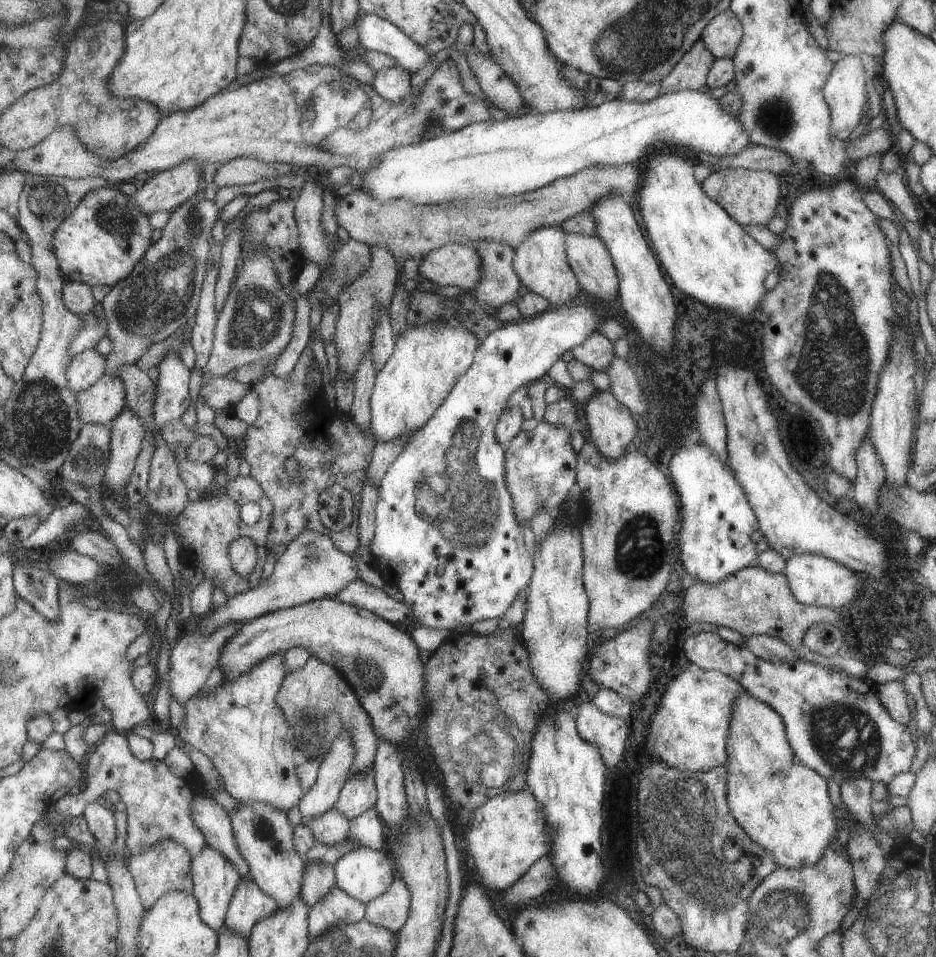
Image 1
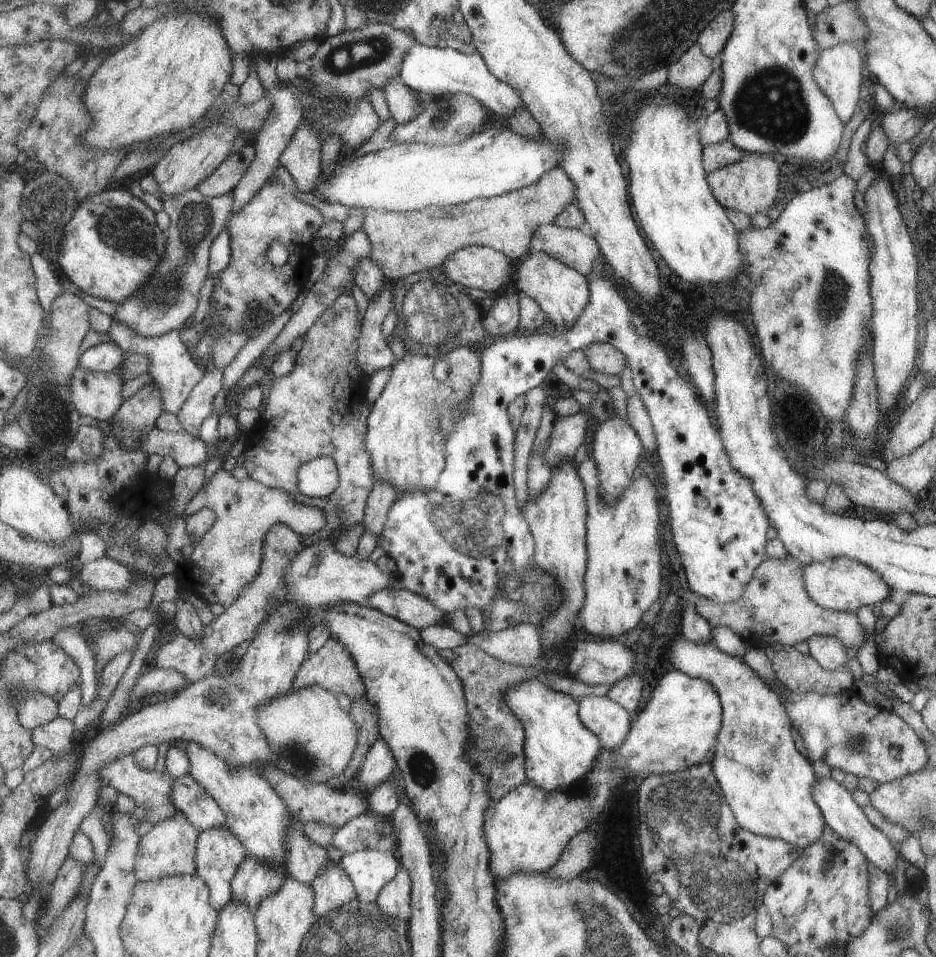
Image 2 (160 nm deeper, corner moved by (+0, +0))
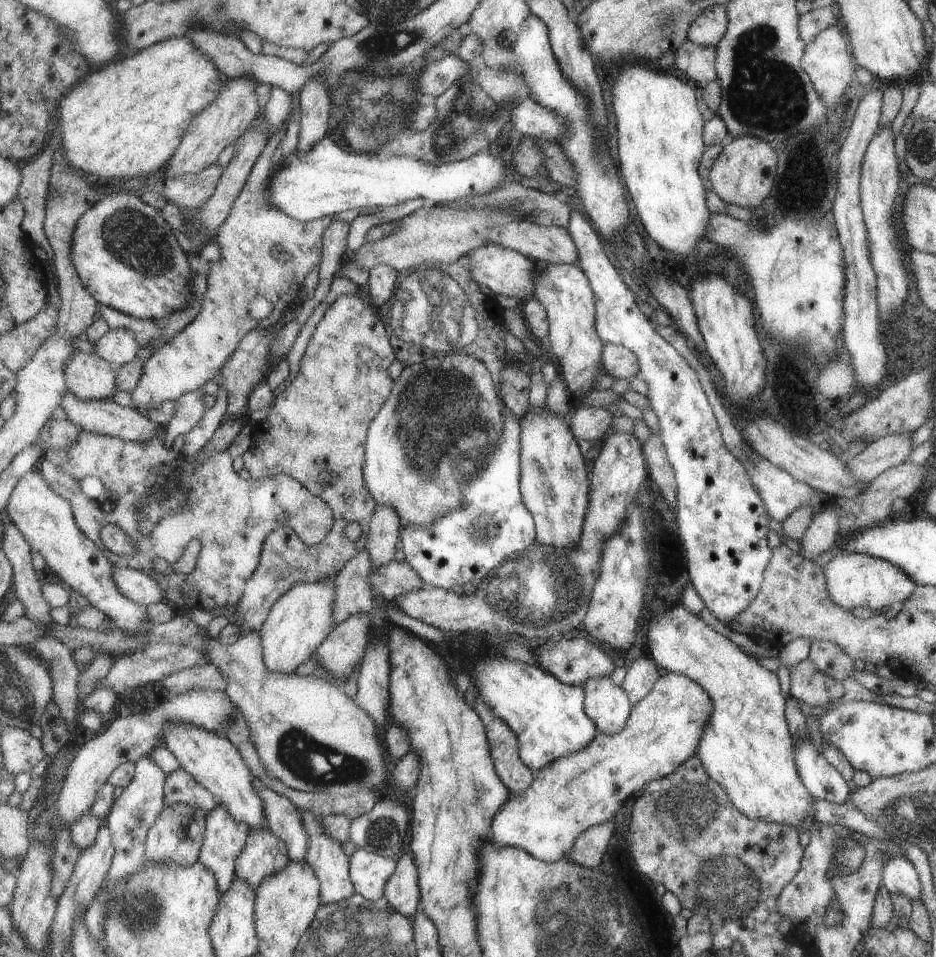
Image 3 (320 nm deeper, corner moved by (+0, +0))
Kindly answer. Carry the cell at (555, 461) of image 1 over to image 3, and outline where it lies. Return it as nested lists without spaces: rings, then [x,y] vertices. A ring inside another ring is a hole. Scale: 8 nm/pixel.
[[[577,401],[574,412],[570,416],[571,434],[579,441],[586,440],[589,442],[599,438],[599,434],[603,436],[611,424],[611,414],[605,411],[603,407],[581,408]]]

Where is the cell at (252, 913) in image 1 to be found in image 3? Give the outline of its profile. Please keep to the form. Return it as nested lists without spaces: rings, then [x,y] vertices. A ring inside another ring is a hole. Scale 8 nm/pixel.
[[[269,827],[250,830],[246,848],[236,861],[236,878],[249,882],[256,890],[267,880],[290,864],[287,844],[273,834]]]

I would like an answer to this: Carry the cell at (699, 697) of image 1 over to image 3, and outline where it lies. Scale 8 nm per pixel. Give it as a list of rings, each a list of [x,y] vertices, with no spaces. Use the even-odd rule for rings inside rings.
[[[673,672],[660,676],[651,691],[633,705],[621,732],[606,735],[597,733],[588,747],[561,756],[533,772],[533,783],[523,792],[511,795],[499,811],[495,812],[490,825],[493,834],[491,846],[515,846],[545,863],[561,860],[587,828],[609,821],[635,792],[646,787],[651,780],[671,775],[685,760],[696,756],[699,740],[702,739],[703,730],[711,716],[711,708],[713,704],[709,694],[697,682]]]

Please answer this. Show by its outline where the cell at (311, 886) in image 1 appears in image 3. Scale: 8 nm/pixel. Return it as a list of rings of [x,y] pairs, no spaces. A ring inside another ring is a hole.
[[[256,777],[255,790],[259,790],[259,794],[265,800],[265,816],[269,830],[287,844],[290,861],[307,863],[311,834],[307,834],[301,812],[289,798],[267,788]]]

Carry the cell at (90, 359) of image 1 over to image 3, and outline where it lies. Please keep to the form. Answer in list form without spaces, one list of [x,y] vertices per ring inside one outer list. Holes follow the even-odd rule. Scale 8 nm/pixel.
[[[109,329],[109,332],[93,346],[93,354],[101,356],[115,368],[121,368],[133,361],[139,352],[135,333],[127,329]]]

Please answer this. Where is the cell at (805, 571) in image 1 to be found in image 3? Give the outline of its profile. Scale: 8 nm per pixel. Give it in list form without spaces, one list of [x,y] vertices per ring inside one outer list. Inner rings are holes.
[[[855,552],[835,554],[823,567],[823,576],[829,600],[835,606],[850,611],[856,607],[867,606],[871,611],[881,612],[884,606],[894,602],[903,603],[916,588],[915,582],[891,562]]]

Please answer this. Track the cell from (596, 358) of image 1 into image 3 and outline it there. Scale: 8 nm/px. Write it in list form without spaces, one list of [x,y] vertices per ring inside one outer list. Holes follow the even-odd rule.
[[[603,344],[601,354],[601,370],[615,379],[627,379],[637,375],[637,358],[627,348],[615,344]]]

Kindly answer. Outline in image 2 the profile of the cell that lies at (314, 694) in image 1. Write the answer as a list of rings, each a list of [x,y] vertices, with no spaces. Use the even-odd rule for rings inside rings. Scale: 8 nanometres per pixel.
[[[331,638],[319,652],[312,654],[295,676],[293,689],[323,686],[333,694],[344,694],[352,702],[364,696],[362,678],[337,638]]]

